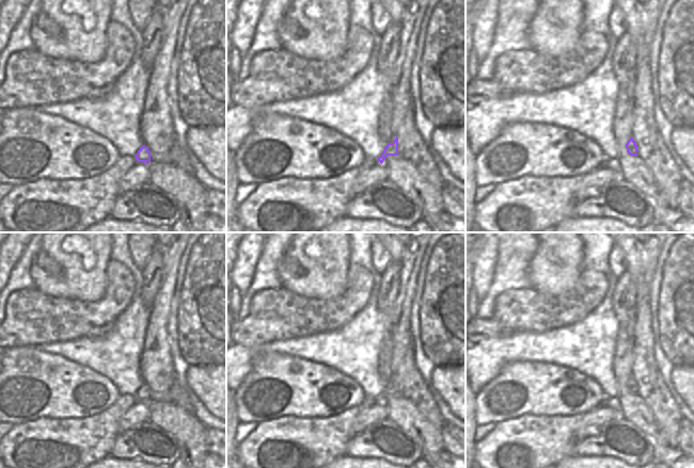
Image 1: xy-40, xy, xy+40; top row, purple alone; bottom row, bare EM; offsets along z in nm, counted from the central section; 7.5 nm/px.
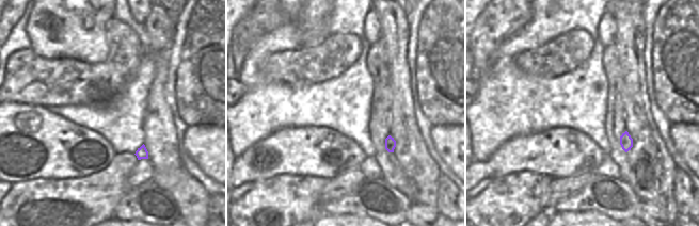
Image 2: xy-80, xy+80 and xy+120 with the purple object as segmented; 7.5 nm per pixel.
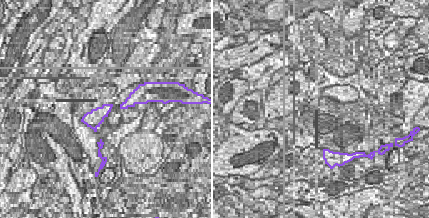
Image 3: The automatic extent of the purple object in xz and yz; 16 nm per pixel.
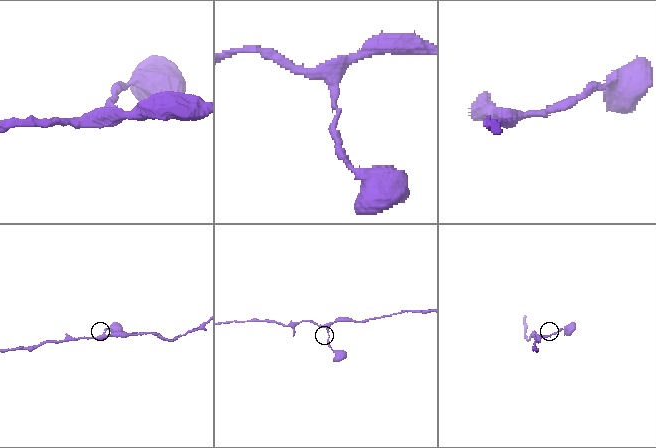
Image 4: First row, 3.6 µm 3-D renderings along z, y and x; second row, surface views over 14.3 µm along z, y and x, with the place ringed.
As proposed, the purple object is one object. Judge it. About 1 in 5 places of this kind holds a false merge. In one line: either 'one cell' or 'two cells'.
one cell

